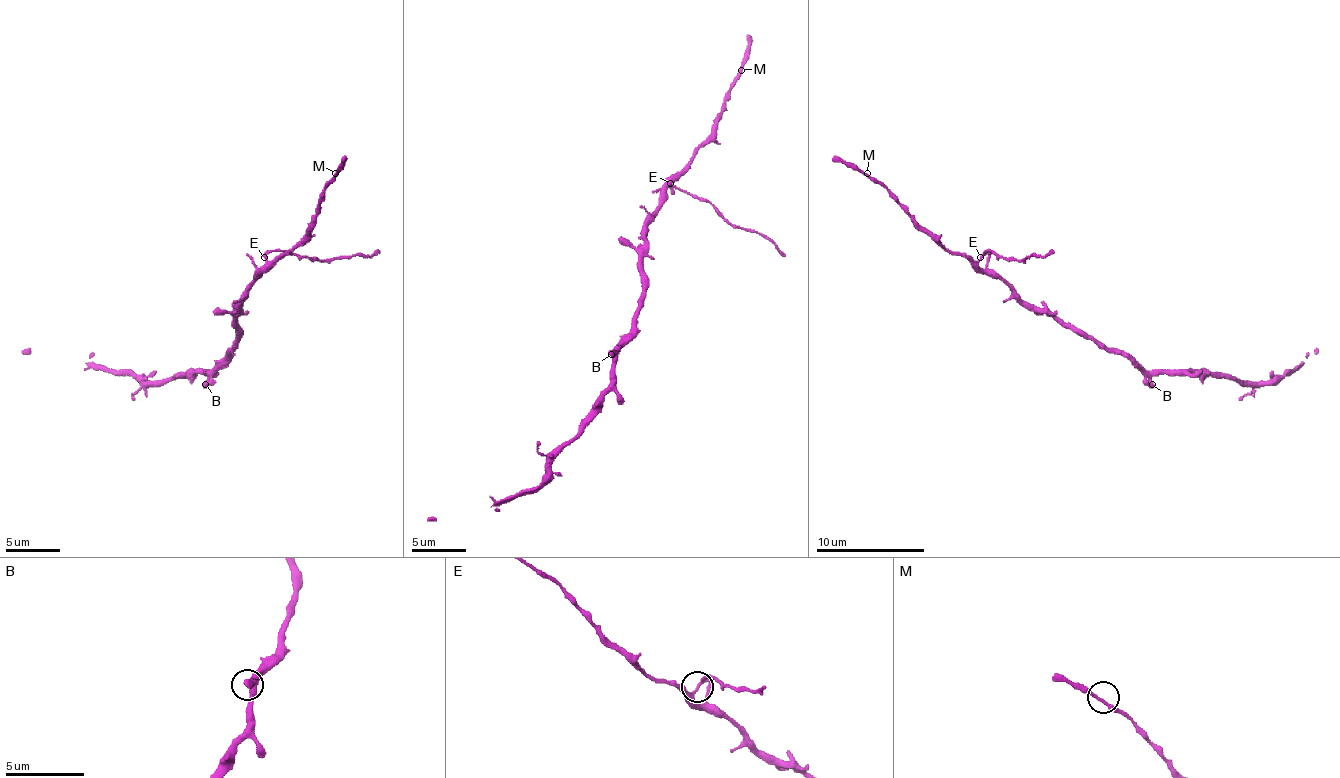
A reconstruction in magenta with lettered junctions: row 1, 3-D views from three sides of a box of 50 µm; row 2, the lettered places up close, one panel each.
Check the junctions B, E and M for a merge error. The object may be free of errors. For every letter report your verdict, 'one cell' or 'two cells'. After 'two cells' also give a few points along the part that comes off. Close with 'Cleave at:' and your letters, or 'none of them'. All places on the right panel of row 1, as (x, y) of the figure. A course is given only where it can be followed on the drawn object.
B: one cell
E: two cells; course (981, 257), (992, 251), (997, 257), (1022, 259), (1054, 251)
M: one cell
Cleave at: E

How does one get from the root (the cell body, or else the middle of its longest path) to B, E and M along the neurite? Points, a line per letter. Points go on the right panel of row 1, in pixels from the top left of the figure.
B: (1095, 343), (1119, 349), (1152, 384)
E: (1095, 343), (1073, 332), (1054, 316), (1043, 311), (1032, 311), (1000, 278), (992, 278), (978, 265), (981, 257)
M: (1095, 343), (1054, 316), (1032, 311), (1000, 278), (981, 273), (965, 257), (946, 251), (867, 173)

